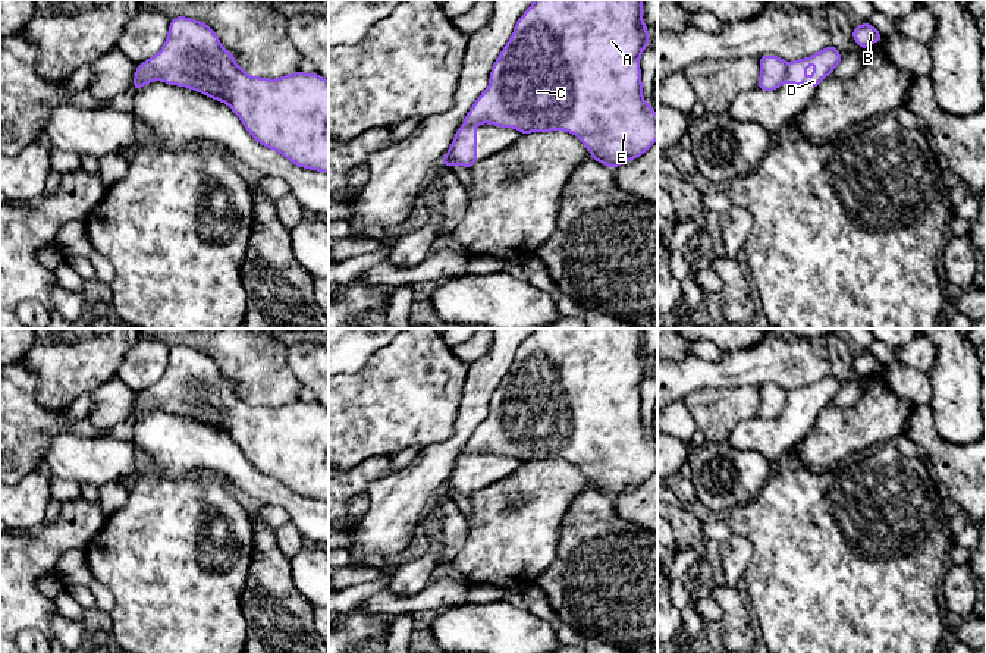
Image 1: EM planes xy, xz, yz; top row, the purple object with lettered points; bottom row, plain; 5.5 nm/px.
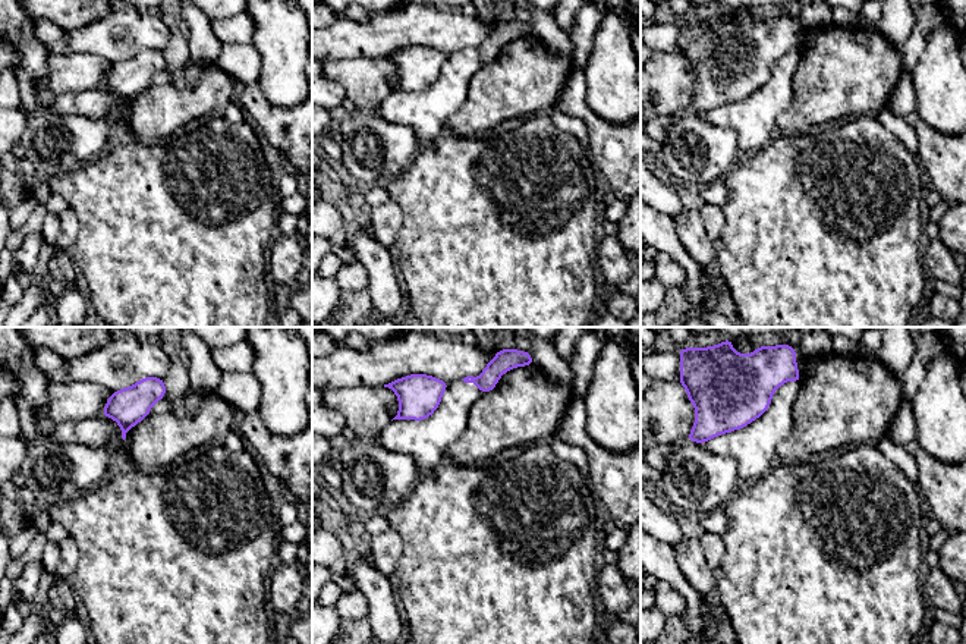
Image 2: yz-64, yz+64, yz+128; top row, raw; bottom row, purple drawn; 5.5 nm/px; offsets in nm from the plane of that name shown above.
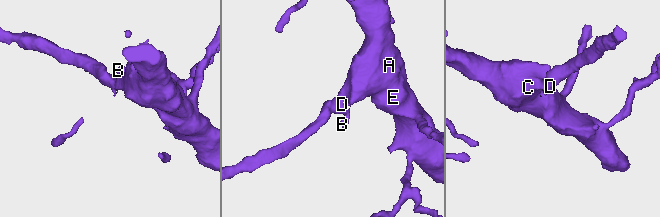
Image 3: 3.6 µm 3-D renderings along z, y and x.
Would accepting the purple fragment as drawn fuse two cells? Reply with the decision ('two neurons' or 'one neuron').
two neurons

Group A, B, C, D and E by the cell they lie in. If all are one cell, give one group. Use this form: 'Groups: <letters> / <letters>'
Groups: A C E / B D

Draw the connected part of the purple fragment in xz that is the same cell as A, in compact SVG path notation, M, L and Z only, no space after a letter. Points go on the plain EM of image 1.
M534 329L518 348L512 365L490 399L490 412L475 428L464 453L490 452L530 461L565 459L577 464L591 487L610 496L640 486L657 468L657 443L643 427L641 382L649 374L643 329Z

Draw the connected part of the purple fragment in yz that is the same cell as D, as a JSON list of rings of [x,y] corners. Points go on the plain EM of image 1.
[[[832,373],[808,386],[789,390],[786,393],[785,411],[792,411],[795,415],[807,411],[817,418],[822,408],[833,401],[841,387],[841,382]]]

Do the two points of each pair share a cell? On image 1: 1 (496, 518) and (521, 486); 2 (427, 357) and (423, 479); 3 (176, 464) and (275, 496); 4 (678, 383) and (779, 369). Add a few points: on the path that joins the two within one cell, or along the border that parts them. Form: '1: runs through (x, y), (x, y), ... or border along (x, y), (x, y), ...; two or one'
1: runs through (499, 511), (514, 493); one
2: border along (454, 427), (449, 436), (423, 448); two
3: runs through (201, 462), (228, 462), (250, 482); one
4: runs through (703, 374), (722, 374), (734, 369), (754, 369); one

